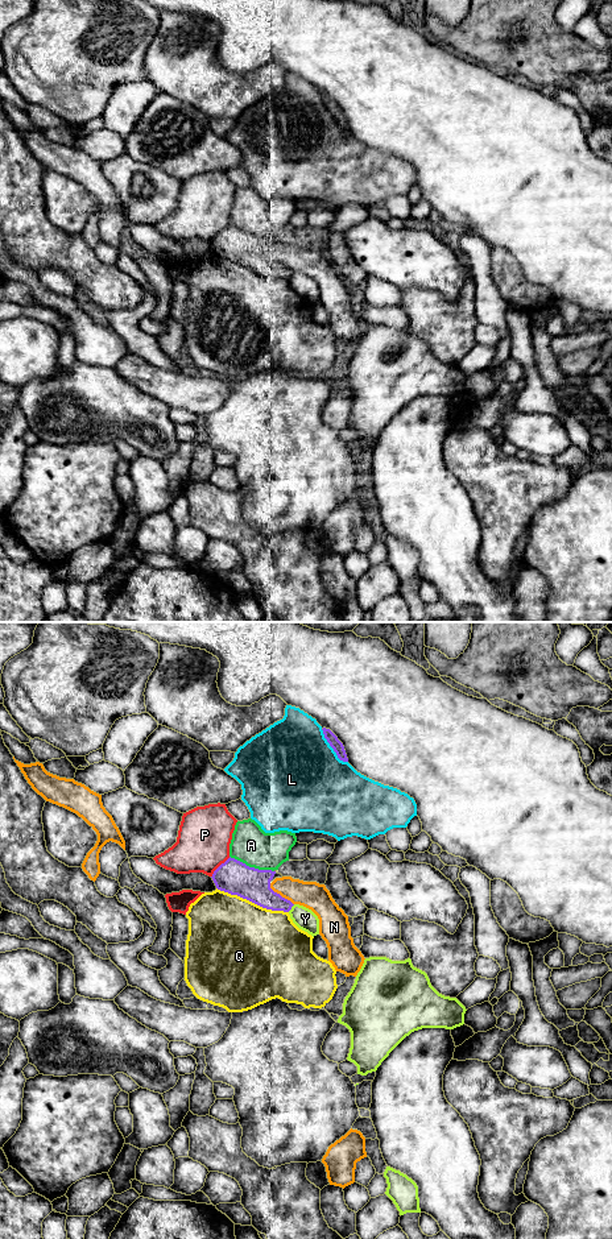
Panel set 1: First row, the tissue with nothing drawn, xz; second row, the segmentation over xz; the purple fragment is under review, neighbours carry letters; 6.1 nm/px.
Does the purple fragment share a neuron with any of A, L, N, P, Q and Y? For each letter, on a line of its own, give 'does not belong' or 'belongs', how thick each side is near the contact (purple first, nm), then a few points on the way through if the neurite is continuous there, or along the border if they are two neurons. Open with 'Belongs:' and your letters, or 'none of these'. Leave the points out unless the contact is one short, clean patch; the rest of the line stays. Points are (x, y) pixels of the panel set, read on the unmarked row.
Belongs: none of these
A: does not belong; 200 nm thick on the purple side, 240 nm on the other
L: does not belong; 70 nm thick on the purple side, 500 nm on the other
N: does not belong; 200 nm thick on the purple side, 170 nm on the other
P: does not belong; 200 nm thick on the purple side, 320 nm on the other
Q: does not belong; 200 nm thick on the purple side, 500 nm on the other
Y: does not belong; 180 nm thick on the purple side, 140 nm on the other; border along xz (294, 272), (288, 278)

